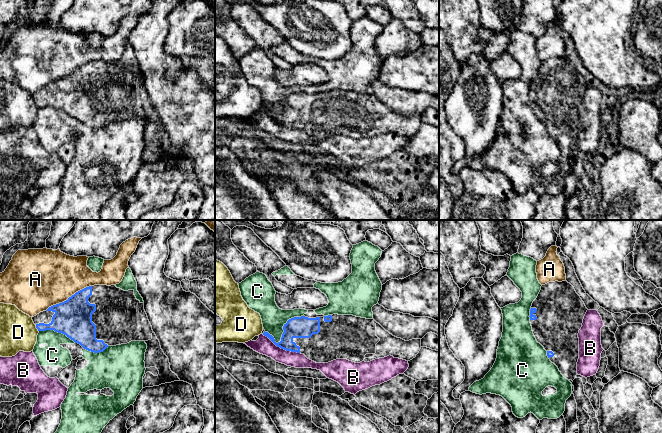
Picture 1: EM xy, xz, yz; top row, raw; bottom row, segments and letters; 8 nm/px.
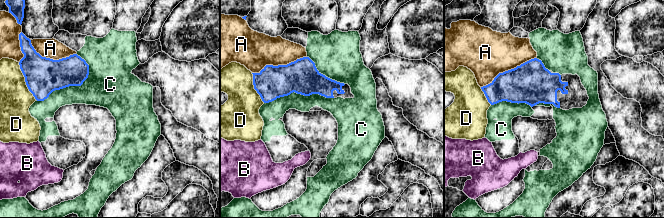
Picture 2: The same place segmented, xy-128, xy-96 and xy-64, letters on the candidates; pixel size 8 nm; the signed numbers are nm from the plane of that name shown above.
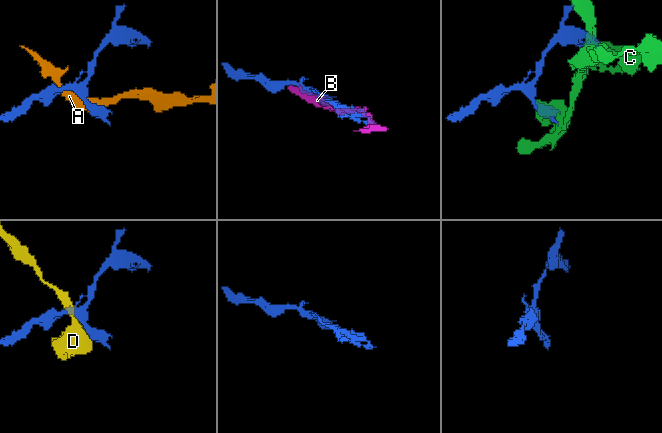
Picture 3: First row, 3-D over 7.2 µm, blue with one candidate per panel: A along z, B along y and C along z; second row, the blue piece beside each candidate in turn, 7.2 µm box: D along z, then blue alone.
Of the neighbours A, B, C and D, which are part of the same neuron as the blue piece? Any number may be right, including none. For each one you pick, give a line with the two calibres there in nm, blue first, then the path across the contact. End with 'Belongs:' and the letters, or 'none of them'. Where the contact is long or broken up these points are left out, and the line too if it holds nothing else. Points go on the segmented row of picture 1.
Belongs: none of them

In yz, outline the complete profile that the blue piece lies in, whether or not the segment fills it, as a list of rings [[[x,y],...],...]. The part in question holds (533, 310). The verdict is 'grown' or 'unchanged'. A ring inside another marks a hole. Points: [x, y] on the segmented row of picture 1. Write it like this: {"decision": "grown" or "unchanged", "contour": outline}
{"decision": "grown", "contour": [[[566,280],[542,285],[530,309],[530,323],[537,342],[571,383],[577,375],[578,333],[587,310]]]}

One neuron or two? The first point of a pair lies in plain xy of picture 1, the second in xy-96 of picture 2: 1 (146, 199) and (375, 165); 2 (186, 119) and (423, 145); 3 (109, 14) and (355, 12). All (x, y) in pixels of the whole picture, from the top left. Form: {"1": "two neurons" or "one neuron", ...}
{"1": "two neurons", "2": "one neuron", "3": "one neuron"}

